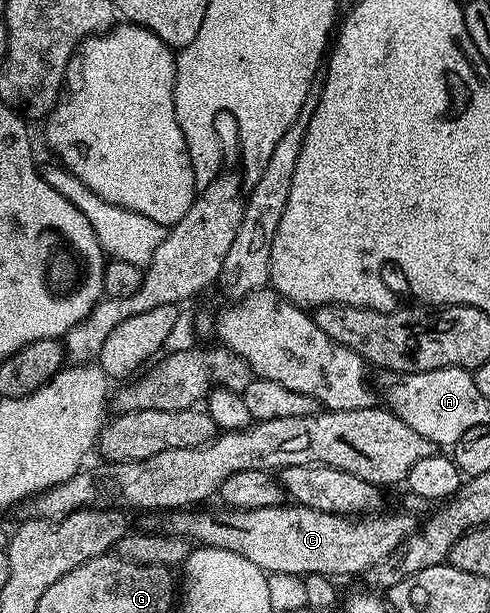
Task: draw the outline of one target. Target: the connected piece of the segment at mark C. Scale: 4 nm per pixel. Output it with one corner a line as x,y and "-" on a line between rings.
286,502
259,510
169,510
159,525
162,533
181,536
206,548
231,550
243,554
247,562
255,562
267,574
291,574
302,578
323,574
330,578
357,576
368,573
383,558
396,550
412,532
417,531
419,520
405,512
390,516
373,514
368,518
336,516
334,512
311,510
302,504

